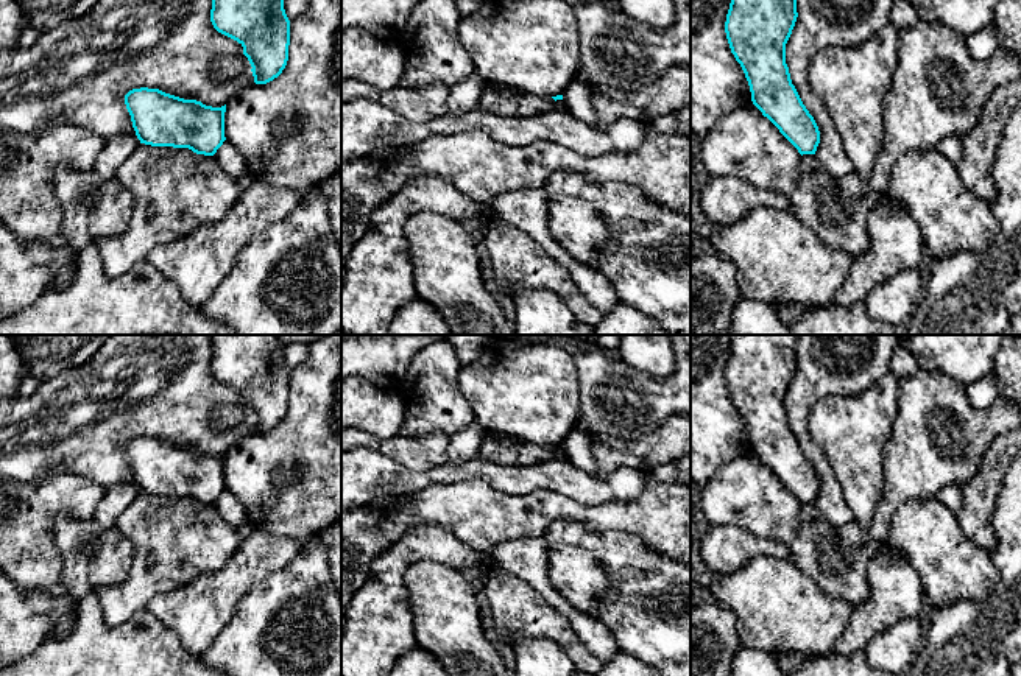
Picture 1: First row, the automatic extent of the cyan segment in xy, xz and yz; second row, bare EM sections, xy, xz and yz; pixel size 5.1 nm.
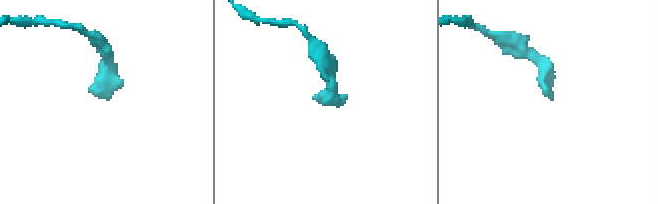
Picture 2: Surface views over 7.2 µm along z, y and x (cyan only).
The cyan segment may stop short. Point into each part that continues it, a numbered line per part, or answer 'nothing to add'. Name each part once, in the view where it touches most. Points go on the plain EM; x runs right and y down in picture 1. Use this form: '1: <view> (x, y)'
nothing to add

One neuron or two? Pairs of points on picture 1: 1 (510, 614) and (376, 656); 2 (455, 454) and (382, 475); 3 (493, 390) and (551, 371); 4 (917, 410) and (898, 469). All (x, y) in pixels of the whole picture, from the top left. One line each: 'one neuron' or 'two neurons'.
1: two neurons
2: two neurons
3: one neuron
4: one neuron

